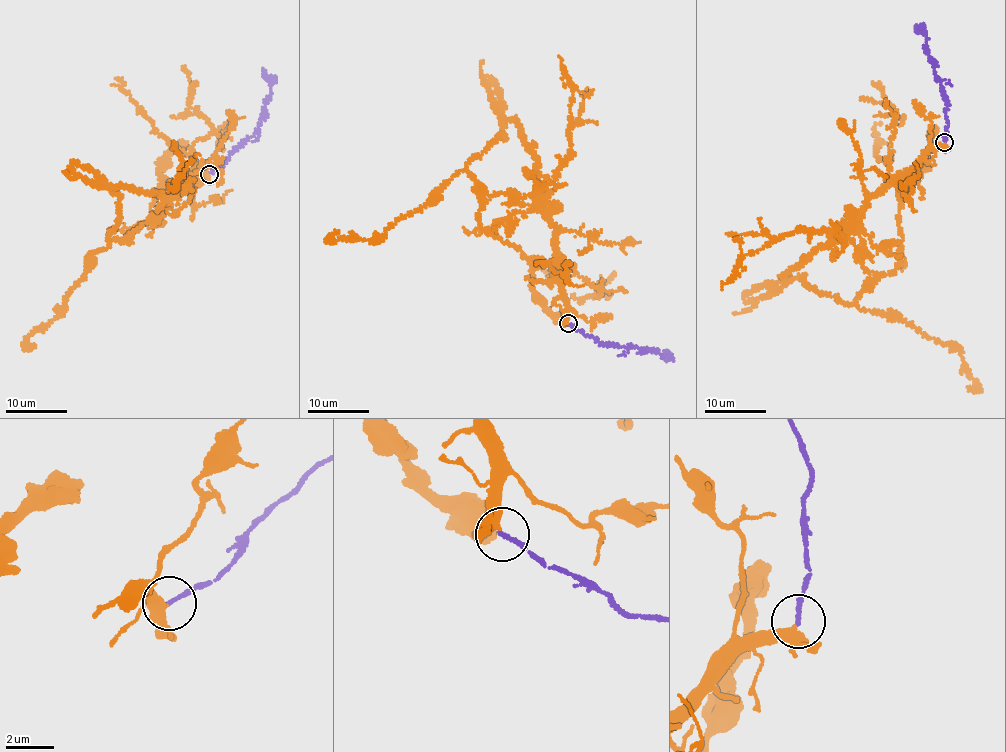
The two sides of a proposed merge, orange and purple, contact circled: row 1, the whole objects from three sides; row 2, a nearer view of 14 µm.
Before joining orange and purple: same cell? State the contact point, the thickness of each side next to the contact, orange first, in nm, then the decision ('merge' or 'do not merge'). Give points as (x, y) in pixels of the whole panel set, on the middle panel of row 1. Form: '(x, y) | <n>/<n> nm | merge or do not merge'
(568, 323) | 320/190 nm | merge

